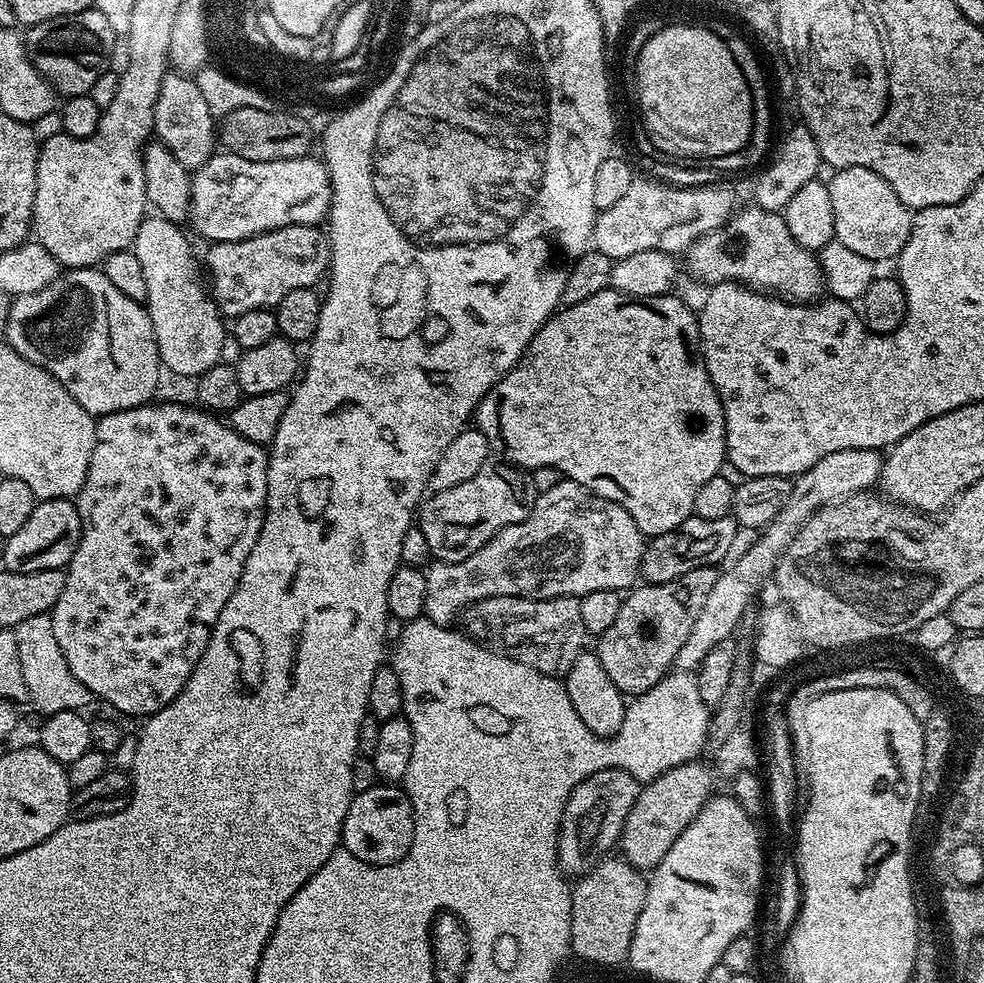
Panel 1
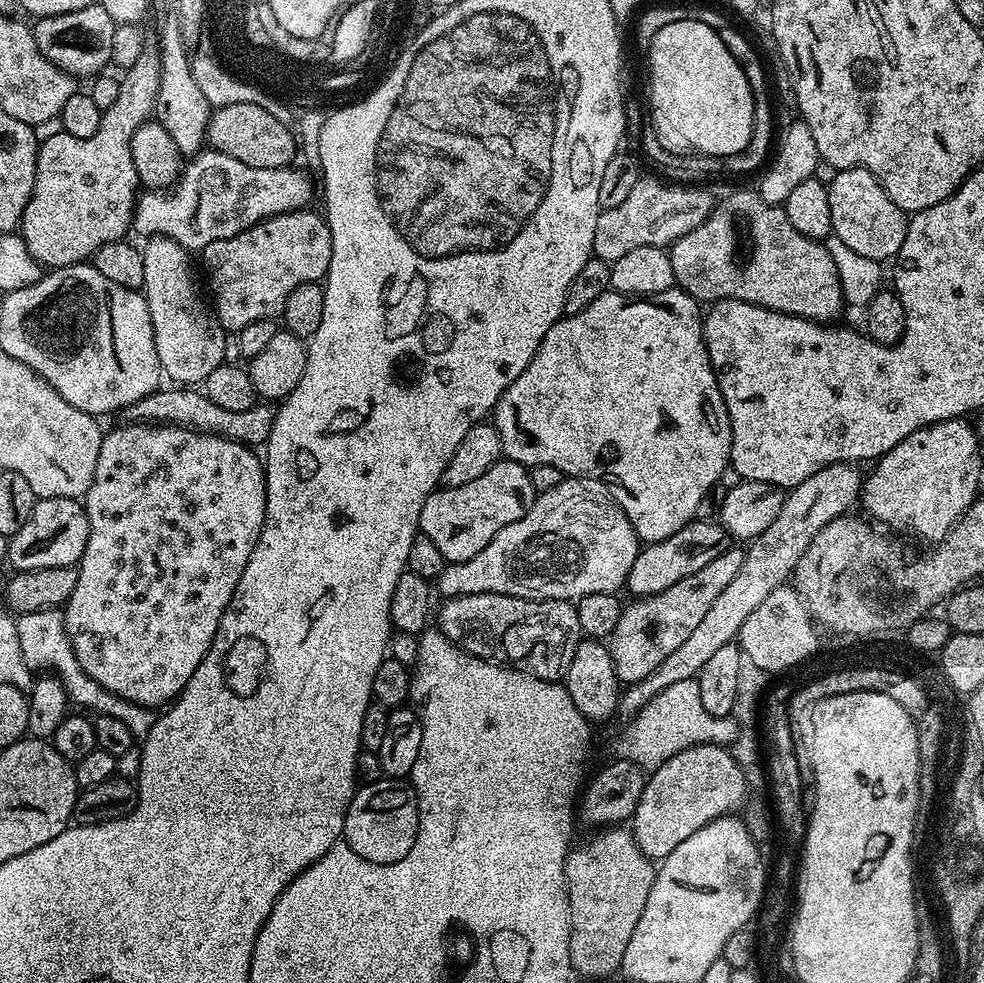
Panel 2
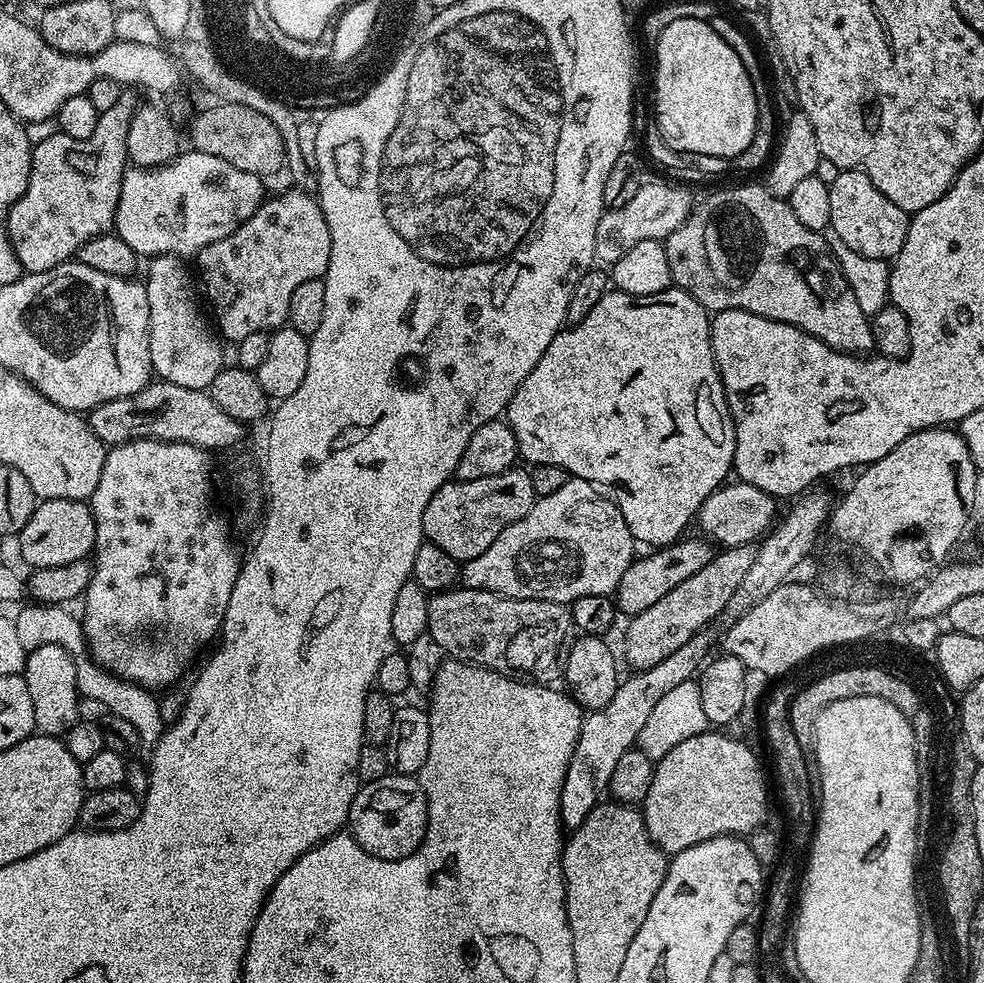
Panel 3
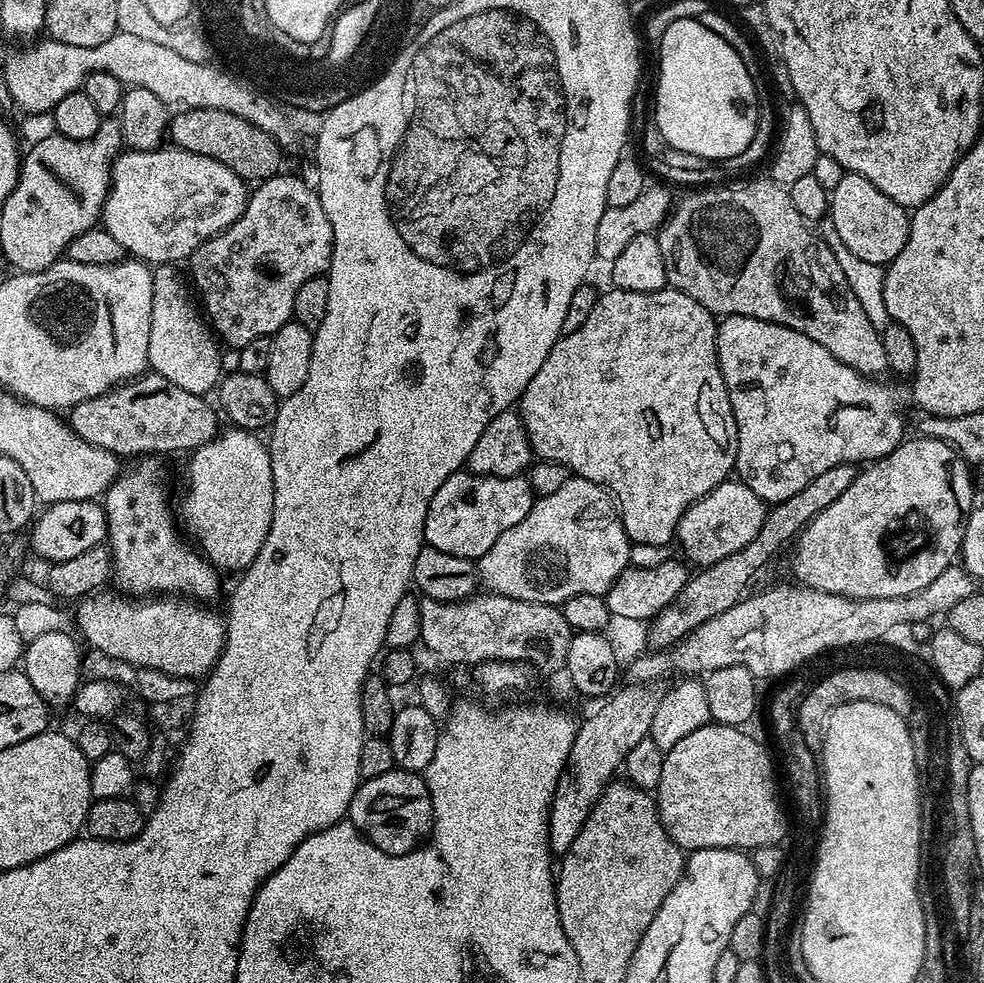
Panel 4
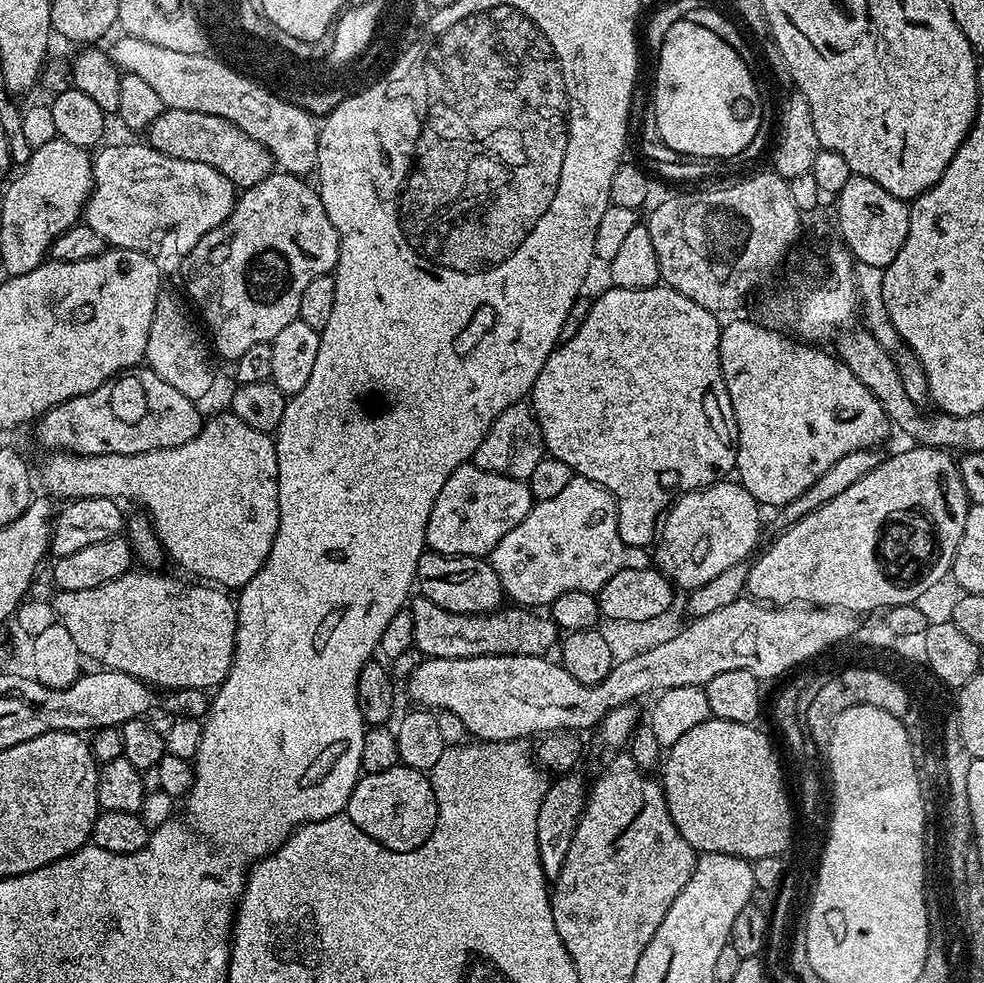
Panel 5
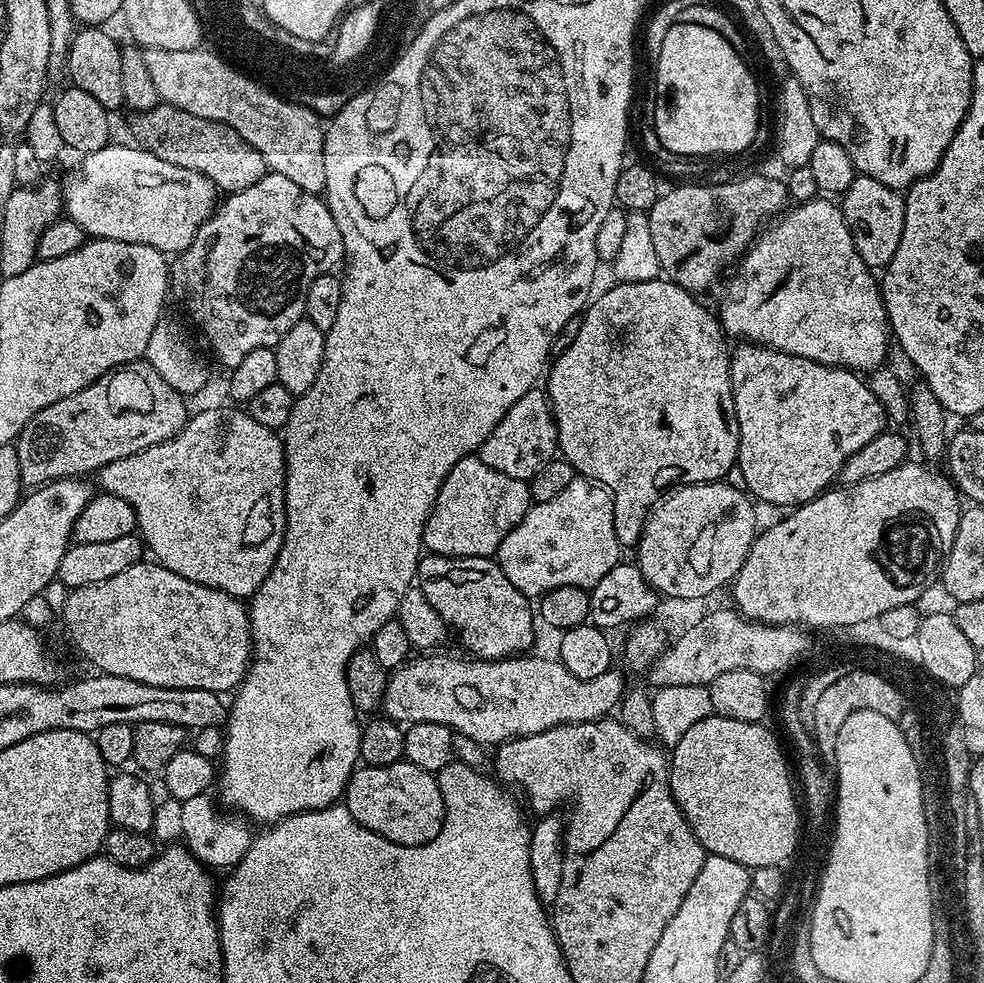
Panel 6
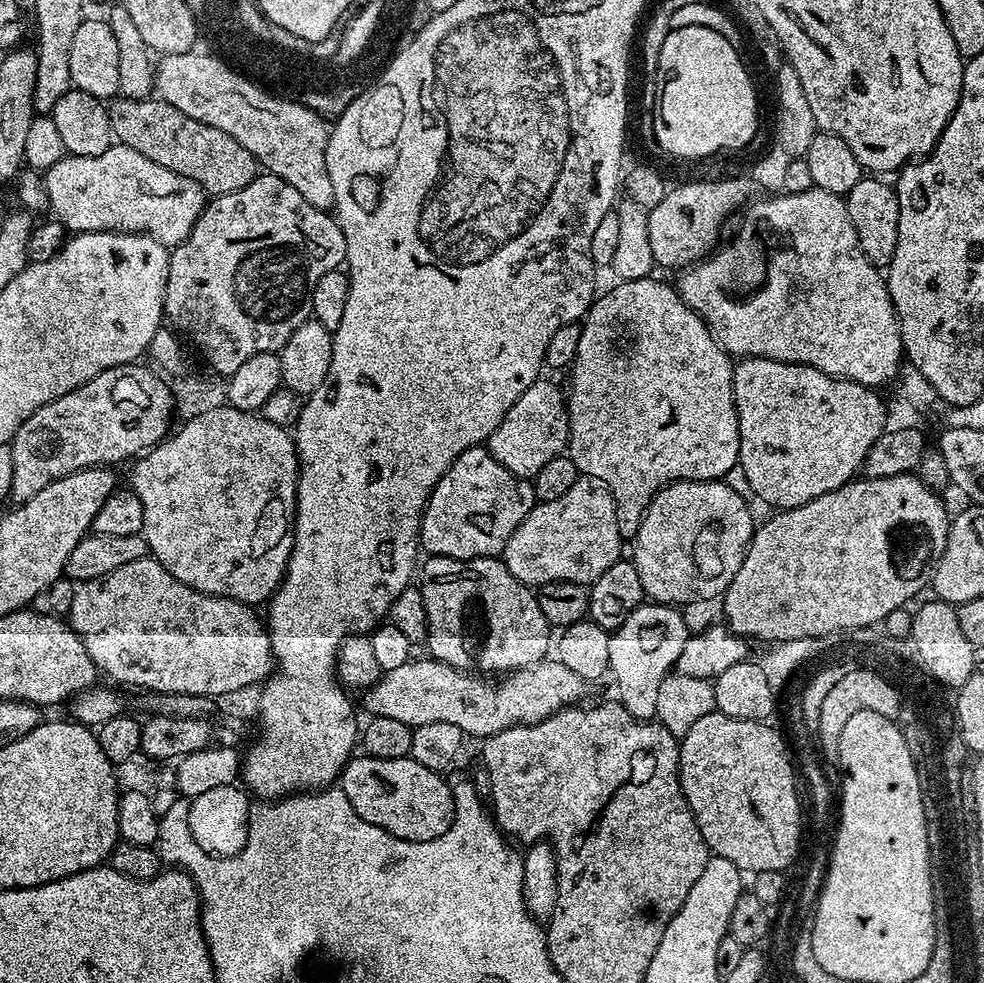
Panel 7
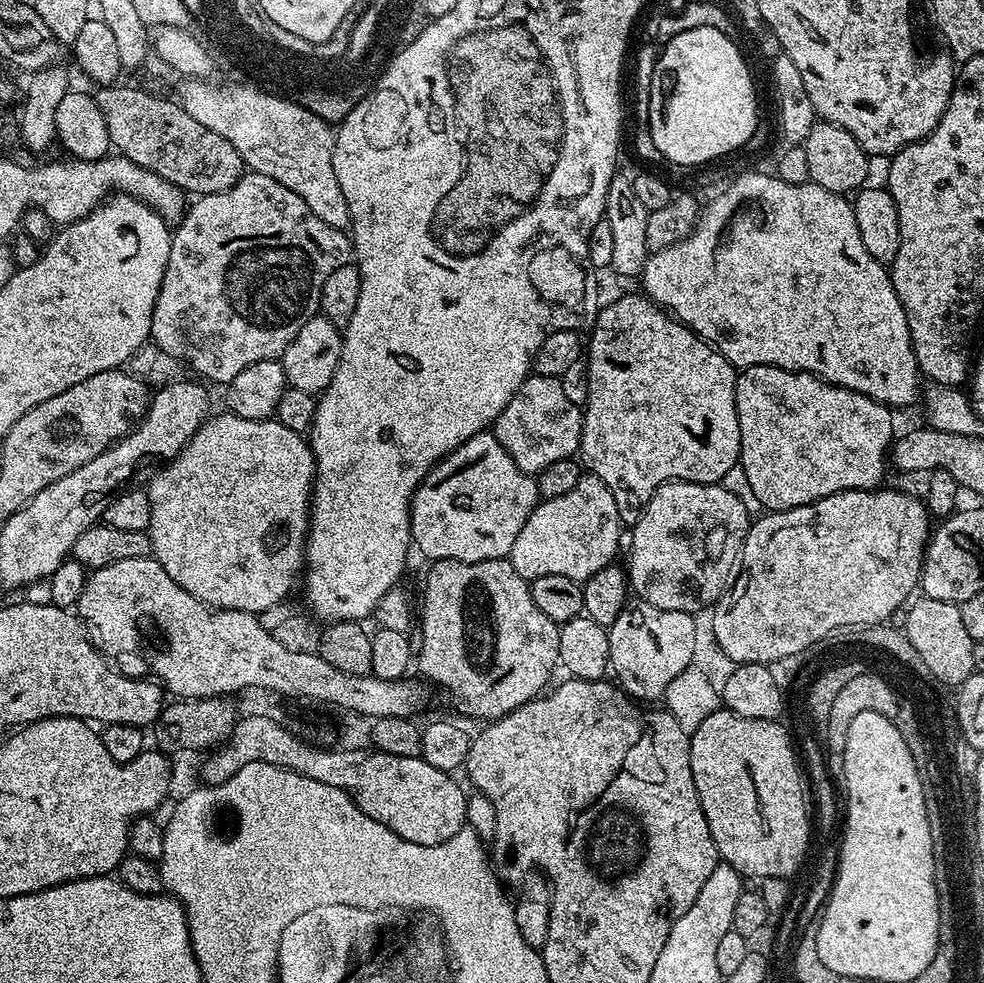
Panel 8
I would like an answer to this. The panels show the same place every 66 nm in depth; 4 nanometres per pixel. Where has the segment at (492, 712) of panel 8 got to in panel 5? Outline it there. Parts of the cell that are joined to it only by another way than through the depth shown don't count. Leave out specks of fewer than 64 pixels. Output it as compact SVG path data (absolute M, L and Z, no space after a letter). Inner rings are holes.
M426 550L418 558L415 583L419 595L430 598L442 610L475 616L496 611L505 599L498 574L491 563L479 556L447 556L441 552Z

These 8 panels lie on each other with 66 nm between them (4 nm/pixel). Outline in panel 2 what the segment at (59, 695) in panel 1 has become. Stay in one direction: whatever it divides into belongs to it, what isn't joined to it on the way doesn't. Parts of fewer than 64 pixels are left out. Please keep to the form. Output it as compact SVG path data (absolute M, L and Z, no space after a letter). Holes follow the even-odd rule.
M44 609L42 611L23 612L16 619L18 626L18 644L22 649L22 658L33 672L55 672L62 681L62 685L69 701L82 706L99 715L121 719L129 727L135 739L142 740L153 728L157 713L153 709L142 707L141 704L118 698L105 687L99 686L89 675L78 666L77 656L70 646L64 626L64 616L59 609Z

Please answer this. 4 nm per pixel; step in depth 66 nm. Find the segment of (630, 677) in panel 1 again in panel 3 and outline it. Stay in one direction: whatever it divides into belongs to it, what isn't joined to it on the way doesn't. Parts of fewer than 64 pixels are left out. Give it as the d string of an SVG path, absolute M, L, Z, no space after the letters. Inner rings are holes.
M739 544L733 548L721 547L713 555L712 560L706 562L706 566L702 566L702 570L698 570L698 574L693 574L691 578L686 578L686 582L674 586L674 590L670 590L670 594L662 594L662 598L658 598L658 602L654 602L654 606L642 610L642 614L631 617L627 621L628 633L624 636L624 656L633 664L631 667L643 670L650 666L658 666L658 662L662 662L662 658L670 658L670 654L674 654L674 650L678 650L678 646L686 646L686 642L690 642L690 638L701 635L707 629L704 627L719 612L723 613L727 609L730 598L734 596L734 590L738 590L738 586L742 586L742 578L746 578L755 557L756 548L752 544Z

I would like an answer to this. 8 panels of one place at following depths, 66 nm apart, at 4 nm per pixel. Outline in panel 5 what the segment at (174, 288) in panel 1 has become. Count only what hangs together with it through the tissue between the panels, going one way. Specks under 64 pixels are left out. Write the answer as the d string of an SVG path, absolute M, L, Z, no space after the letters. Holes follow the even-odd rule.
M168 290L161 291L160 297L156 299L156 309L154 318L150 322L150 334L146 342L144 360L147 367L156 372L158 378L170 382L170 386L174 386L178 394L186 394L186 398L200 402L203 401L203 396L211 390L216 376L212 373L212 360L208 357L209 345L197 321L195 319L192 321L188 317L188 312L184 309L185 301L181 300L176 296L171 296Z

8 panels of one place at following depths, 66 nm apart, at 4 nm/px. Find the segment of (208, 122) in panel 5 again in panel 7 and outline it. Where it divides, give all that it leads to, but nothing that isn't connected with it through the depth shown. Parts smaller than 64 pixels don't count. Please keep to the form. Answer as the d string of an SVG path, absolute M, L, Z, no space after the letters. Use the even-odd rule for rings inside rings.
M120 96L108 104L108 117L112 127L112 135L119 143L130 150L138 150L142 158L150 158L150 162L158 162L158 166L166 166L166 170L174 170L174 174L182 174L198 186L202 186L209 197L225 196L234 190L242 190L242 186L250 186L250 182L258 174L258 165L254 154L242 146L235 138L230 138L226 130L218 130L218 126L206 126L206 122L198 122L190 118L190 114L182 114L178 106L170 106L170 102L159 98L135 100Z

